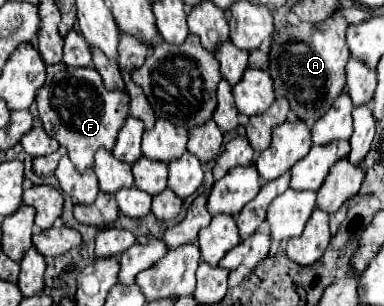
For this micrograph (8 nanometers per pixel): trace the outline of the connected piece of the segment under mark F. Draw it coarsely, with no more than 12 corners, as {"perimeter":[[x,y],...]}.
{"perimeter":[[96,68],[38,90],[42,126],[76,170],[124,126],[130,96]]}

